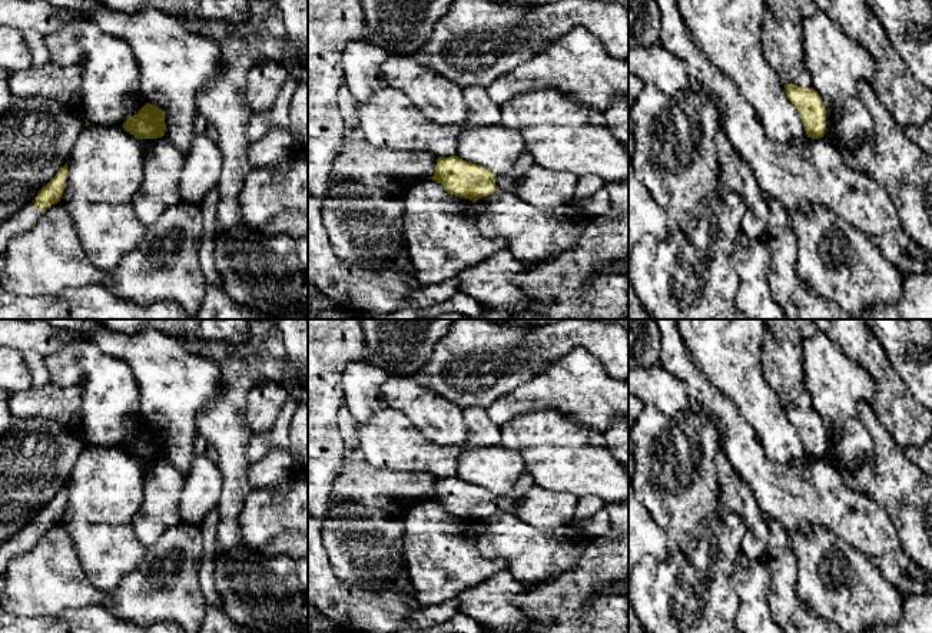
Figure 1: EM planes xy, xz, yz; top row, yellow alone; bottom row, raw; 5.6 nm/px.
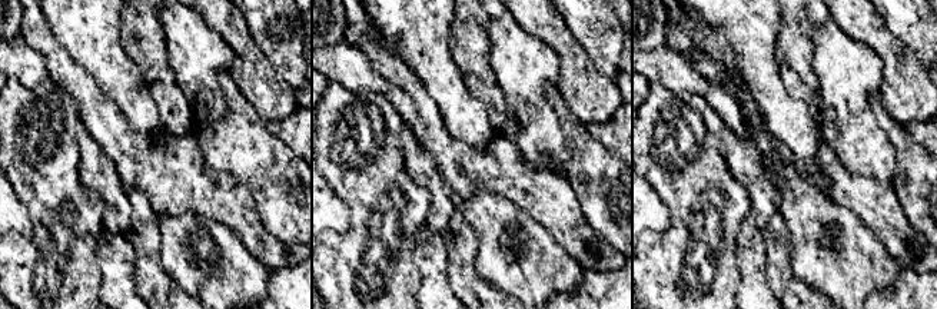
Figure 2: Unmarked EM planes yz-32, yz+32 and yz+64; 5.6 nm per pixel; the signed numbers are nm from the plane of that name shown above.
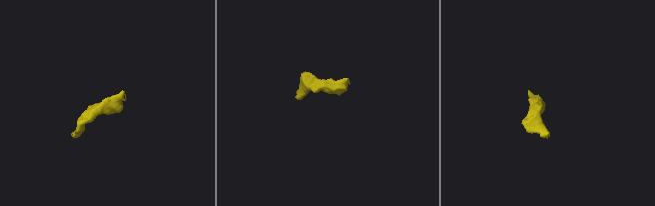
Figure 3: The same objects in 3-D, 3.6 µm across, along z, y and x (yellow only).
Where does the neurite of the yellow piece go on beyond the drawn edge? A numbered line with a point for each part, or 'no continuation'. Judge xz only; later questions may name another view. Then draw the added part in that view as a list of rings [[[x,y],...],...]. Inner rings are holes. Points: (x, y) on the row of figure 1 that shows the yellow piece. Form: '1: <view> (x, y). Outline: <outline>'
1: xz (506, 182). Outline: [[[524,150],[513,166],[510,175],[495,175],[494,180],[498,189],[517,195],[517,180],[521,179],[530,166],[534,165],[534,158]]]

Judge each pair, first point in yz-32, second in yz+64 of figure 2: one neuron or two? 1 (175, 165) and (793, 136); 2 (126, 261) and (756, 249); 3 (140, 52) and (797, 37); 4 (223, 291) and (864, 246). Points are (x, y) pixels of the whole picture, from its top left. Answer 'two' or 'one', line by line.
1: two
2: one
3: one
4: one

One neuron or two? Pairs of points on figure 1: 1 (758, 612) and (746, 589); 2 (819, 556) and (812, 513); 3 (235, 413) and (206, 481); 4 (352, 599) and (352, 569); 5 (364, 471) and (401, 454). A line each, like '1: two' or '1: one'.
1: one
2: two
3: two
4: two
5: two

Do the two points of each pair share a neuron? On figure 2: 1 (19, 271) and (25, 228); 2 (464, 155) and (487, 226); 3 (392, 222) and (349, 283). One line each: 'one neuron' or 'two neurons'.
1: two neurons
2: two neurons
3: one neuron

